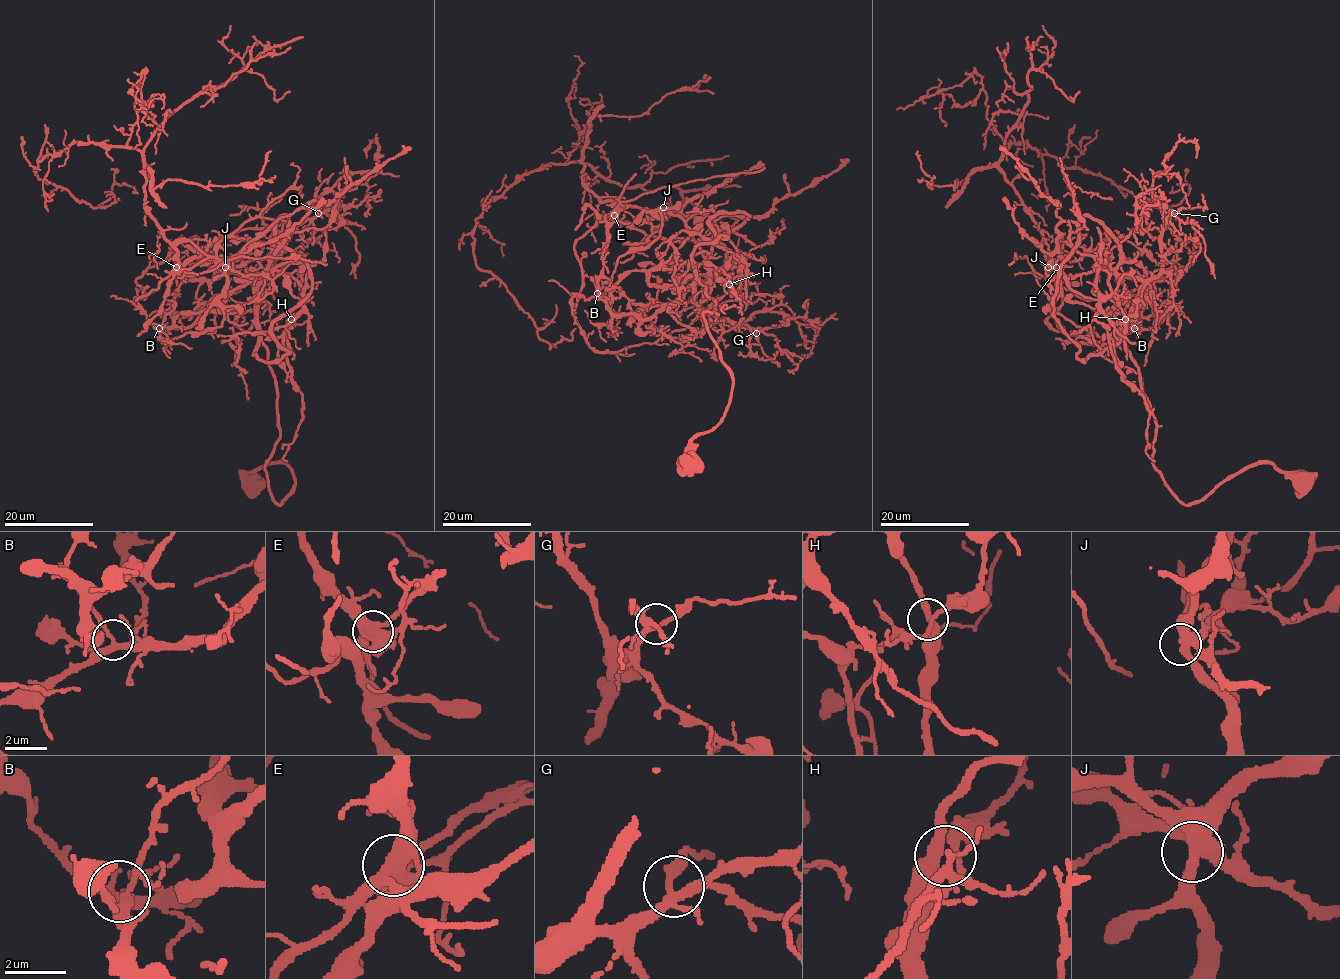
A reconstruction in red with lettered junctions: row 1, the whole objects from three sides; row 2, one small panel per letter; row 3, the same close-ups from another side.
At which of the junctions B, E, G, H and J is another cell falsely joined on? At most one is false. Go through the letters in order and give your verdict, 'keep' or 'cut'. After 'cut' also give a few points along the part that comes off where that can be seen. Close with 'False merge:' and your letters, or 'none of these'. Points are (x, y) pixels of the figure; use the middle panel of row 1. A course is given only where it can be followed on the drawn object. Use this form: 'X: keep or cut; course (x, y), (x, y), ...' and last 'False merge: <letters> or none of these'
B: keep
E: cut; course (614, 215), (616, 203), (583, 184), (582, 159), (520, 175), (476, 220), (479, 268), (549, 348), (571, 331)
G: keep
H: keep
J: keep
False merge: E

